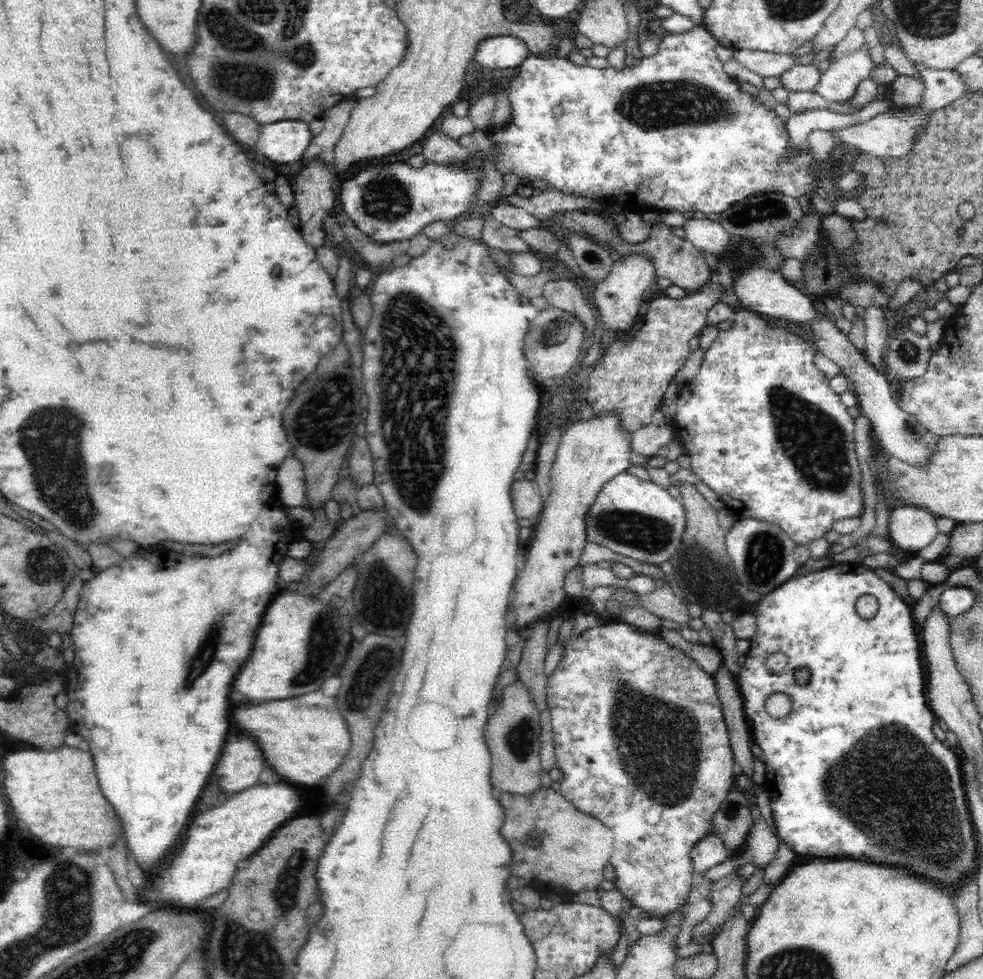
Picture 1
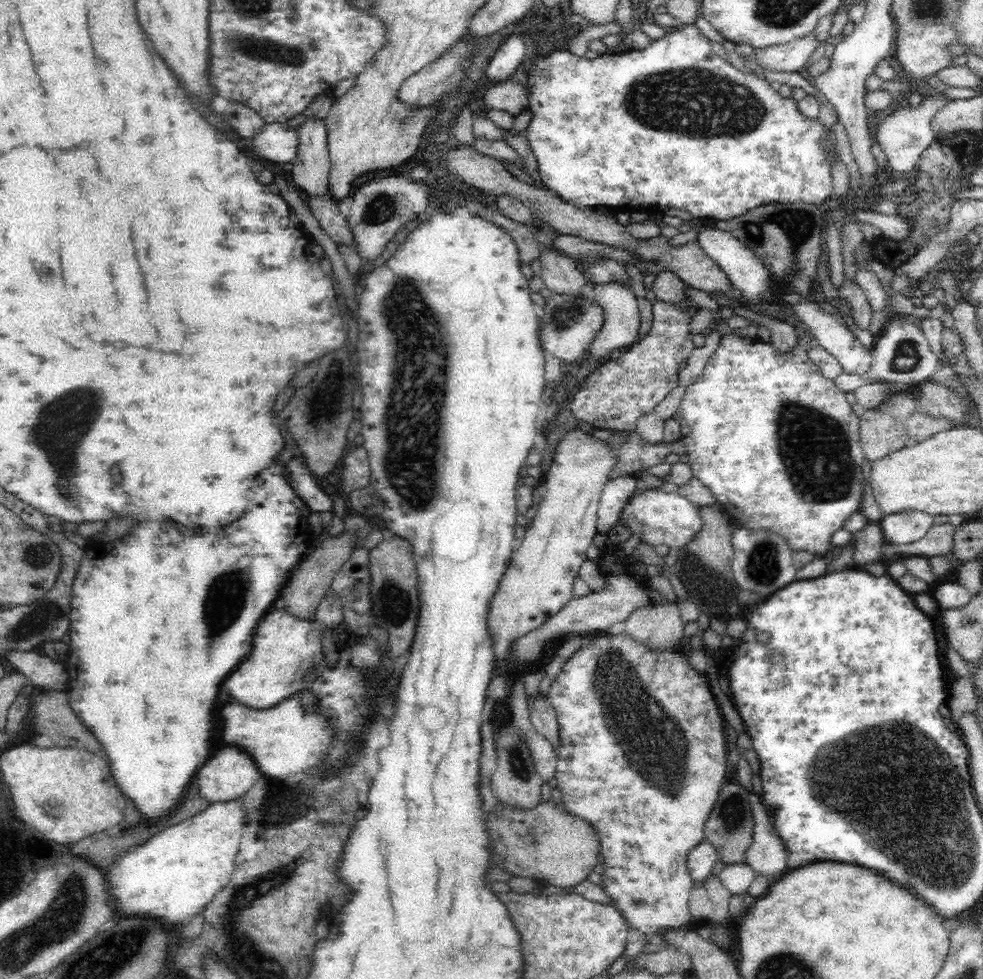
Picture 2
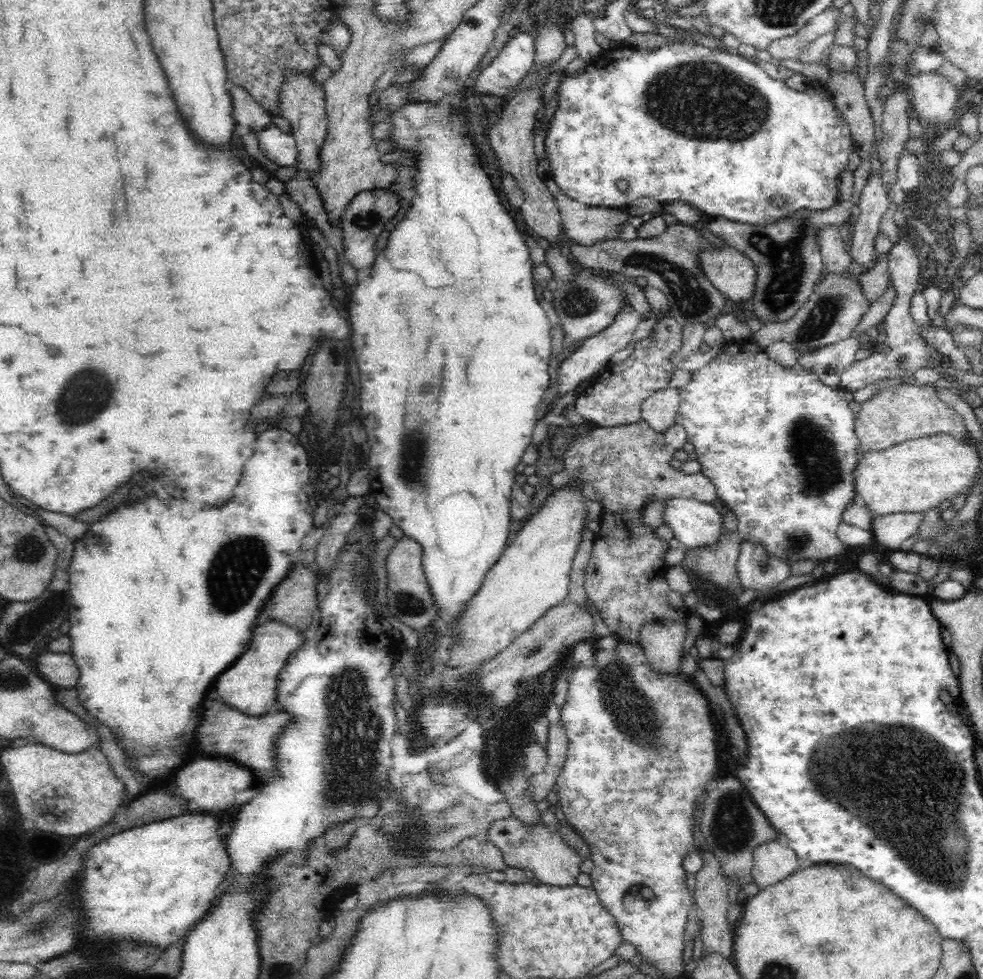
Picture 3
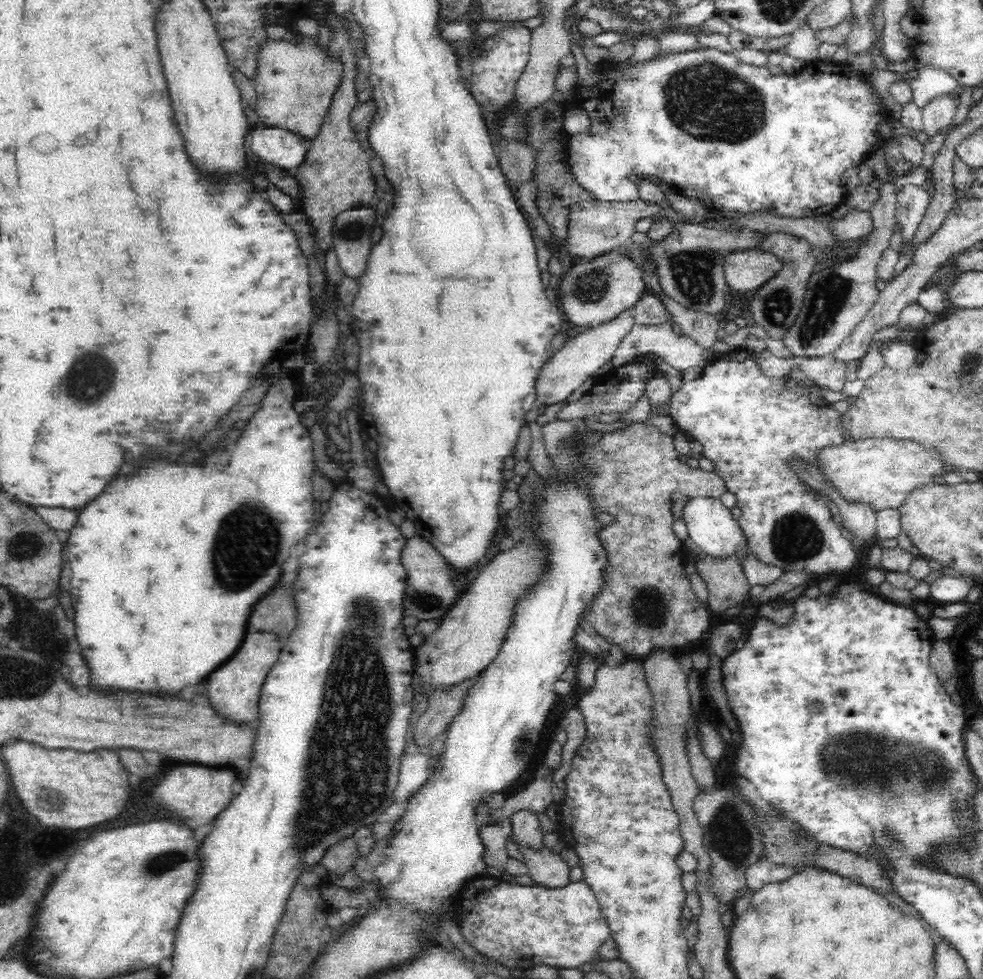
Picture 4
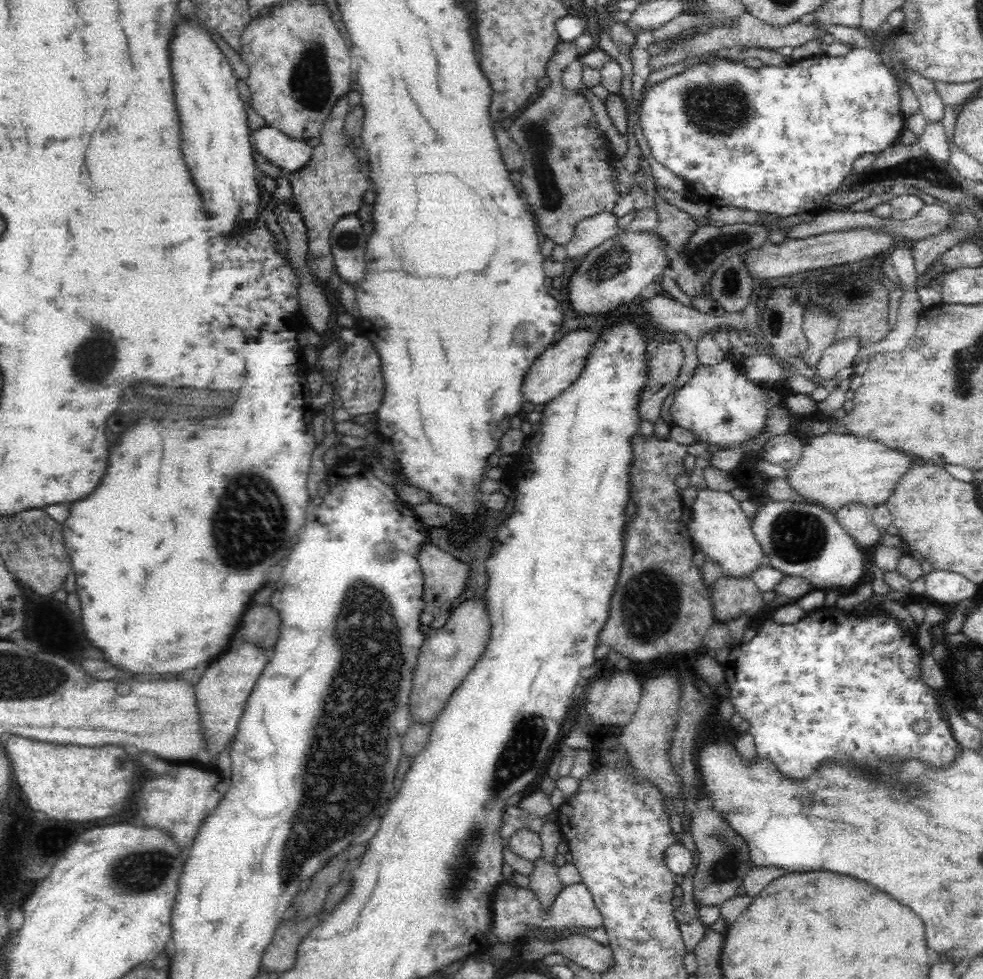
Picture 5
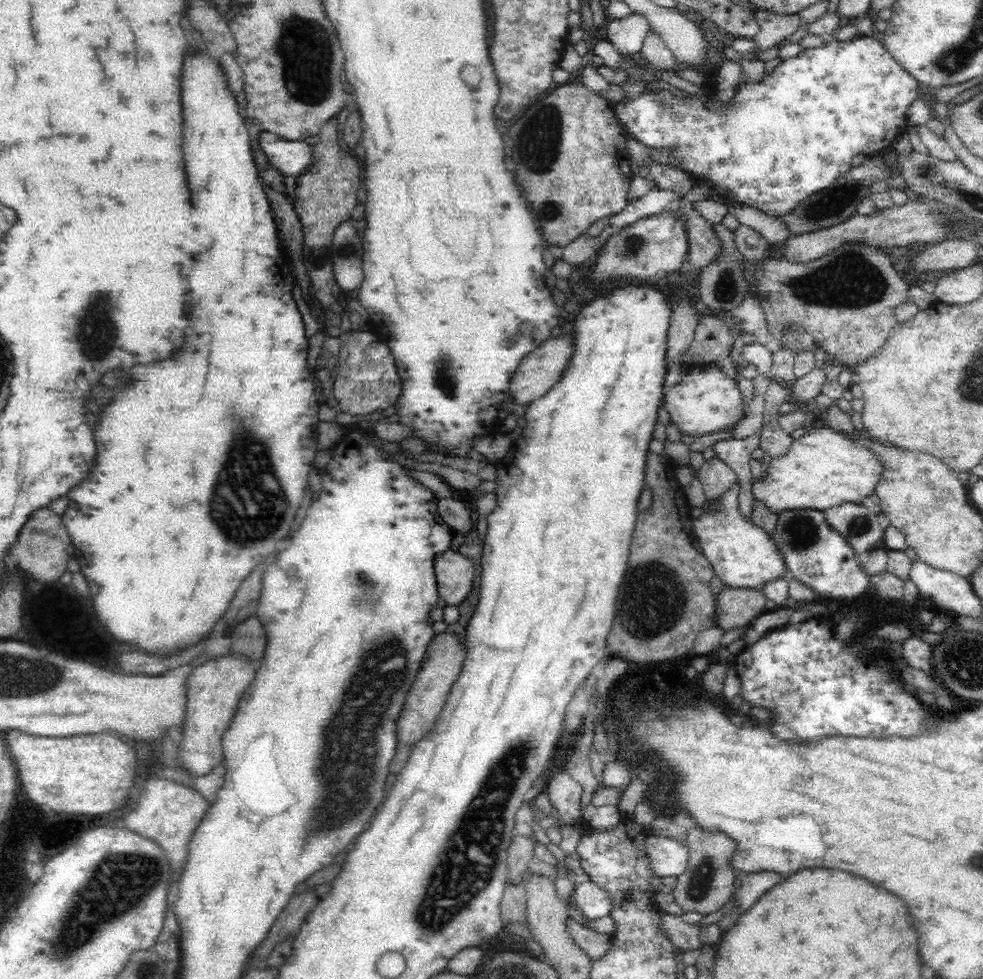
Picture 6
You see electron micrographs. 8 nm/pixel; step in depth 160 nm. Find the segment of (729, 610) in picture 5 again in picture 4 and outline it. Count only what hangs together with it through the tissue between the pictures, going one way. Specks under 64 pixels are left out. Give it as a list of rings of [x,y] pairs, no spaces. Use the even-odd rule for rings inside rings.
[[[700,553],[694,558],[696,574],[707,586],[707,608],[714,612],[724,612],[737,606],[749,597],[748,584],[738,557],[716,558]]]

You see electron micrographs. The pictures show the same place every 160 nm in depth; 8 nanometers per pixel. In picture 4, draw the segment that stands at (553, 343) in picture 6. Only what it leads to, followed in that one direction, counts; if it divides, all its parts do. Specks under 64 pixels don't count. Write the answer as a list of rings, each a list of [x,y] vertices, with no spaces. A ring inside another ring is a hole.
[[[626,309],[624,312],[620,313],[615,319],[610,322],[598,325],[594,327],[593,330],[582,330],[582,336],[576,336],[572,338],[570,342],[566,340],[563,348],[556,352],[554,356],[549,358],[544,366],[541,367],[541,371],[537,374],[536,381],[536,394],[537,394],[537,404],[556,404],[556,402],[565,401],[574,390],[580,388],[590,376],[594,376],[594,373],[598,371],[603,364],[606,364],[608,360],[612,359],[616,349],[622,339],[632,330],[635,325],[635,316],[632,309]]]

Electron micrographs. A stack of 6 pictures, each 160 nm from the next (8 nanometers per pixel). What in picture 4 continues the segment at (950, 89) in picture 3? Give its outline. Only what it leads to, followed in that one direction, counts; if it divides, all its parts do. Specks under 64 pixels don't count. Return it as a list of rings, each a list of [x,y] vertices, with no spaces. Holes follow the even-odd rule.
[[[938,94],[936,98],[928,100],[921,108],[923,130],[930,137],[934,137],[947,128],[956,114],[958,99],[952,94]]]

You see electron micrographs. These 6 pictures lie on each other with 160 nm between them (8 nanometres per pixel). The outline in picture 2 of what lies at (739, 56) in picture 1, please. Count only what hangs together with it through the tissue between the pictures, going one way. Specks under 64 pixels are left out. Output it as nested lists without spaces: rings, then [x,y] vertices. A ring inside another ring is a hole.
[[[810,33],[786,44],[754,48],[752,54],[754,62],[764,70],[798,73],[816,50],[817,44],[814,34]]]

